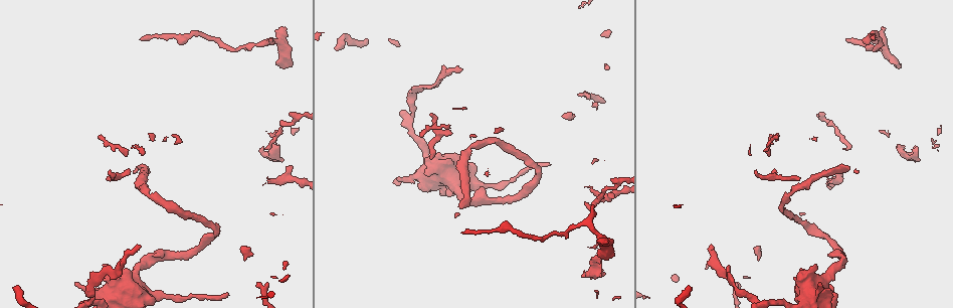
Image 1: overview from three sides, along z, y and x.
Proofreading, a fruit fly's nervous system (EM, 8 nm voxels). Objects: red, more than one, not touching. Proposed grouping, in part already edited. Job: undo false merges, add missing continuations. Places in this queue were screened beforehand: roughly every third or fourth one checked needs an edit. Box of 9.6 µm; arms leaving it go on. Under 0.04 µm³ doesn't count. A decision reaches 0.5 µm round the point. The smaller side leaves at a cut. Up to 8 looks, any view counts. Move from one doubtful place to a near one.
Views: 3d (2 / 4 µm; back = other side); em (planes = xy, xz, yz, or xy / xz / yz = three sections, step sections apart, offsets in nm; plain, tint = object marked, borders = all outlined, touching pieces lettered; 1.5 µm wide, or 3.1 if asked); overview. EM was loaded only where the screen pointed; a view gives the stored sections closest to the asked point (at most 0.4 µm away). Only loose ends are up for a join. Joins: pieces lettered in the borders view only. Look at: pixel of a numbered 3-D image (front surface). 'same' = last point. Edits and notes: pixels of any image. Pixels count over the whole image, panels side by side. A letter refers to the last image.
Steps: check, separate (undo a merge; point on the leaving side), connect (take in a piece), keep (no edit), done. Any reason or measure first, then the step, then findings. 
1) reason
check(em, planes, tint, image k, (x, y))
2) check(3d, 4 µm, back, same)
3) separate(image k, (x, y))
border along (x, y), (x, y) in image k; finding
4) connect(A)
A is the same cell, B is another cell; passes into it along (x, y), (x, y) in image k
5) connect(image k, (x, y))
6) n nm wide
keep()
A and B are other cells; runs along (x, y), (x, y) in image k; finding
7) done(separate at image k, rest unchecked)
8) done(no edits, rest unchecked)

free end
check(em, 3.1 µm, xy, step 16, borders, image 1, (153, 300))

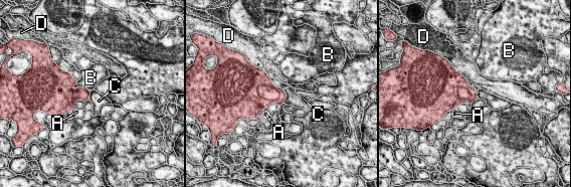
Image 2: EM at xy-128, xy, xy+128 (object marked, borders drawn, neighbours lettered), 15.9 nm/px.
another direction
check(em, 3.1 µm, xz, step 16, borders, same)

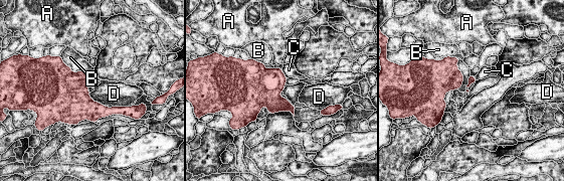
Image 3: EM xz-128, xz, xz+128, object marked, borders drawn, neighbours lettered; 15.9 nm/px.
keep()
A, B, C and D are other cells; no lettered piece goes on from it

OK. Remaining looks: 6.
branch stops here
check(em, planes, borders, image 1, (141, 247))

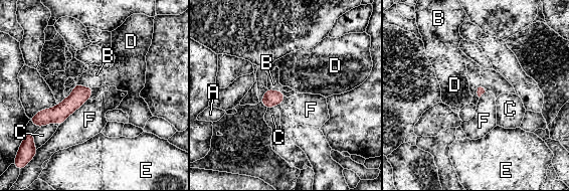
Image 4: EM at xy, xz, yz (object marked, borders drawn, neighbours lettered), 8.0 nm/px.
F touches over 320 nm
keep()
A, B, C, D, E and F are other cells; no lettered piece goes on from it

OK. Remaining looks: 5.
check(em, planes, borders, image 1, (281, 28))

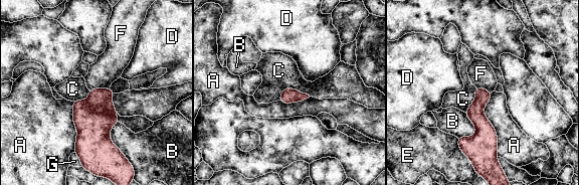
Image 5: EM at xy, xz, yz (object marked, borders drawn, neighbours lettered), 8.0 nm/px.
120 nm wide
connect(F)
F is the same cell, A, B, C, D, E and G are other cells; passes into it along (93, 118), (99, 88), (110, 65) in image 5; the cell continues

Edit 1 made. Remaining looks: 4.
done(connect at image 5, rest unchecked)

